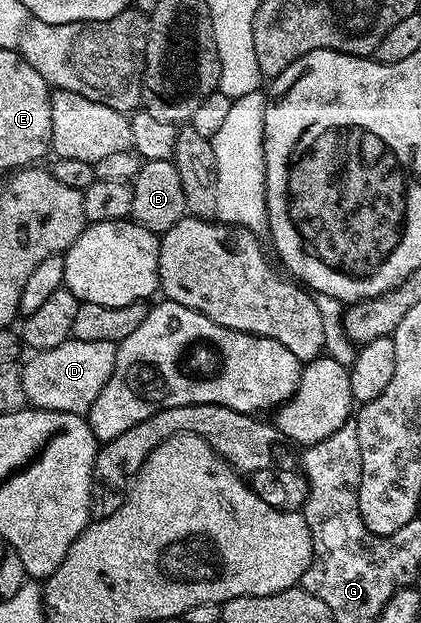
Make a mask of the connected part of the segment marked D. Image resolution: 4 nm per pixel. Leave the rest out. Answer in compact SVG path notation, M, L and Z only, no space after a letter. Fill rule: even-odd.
M74 339L48 351L35 353L20 372L24 397L36 408L85 415L109 381L115 357L116 344L112 342L82 342Z

